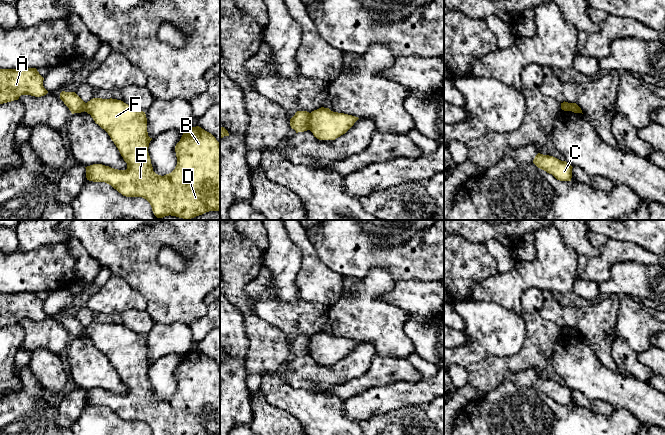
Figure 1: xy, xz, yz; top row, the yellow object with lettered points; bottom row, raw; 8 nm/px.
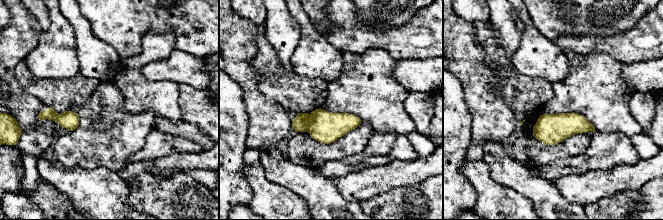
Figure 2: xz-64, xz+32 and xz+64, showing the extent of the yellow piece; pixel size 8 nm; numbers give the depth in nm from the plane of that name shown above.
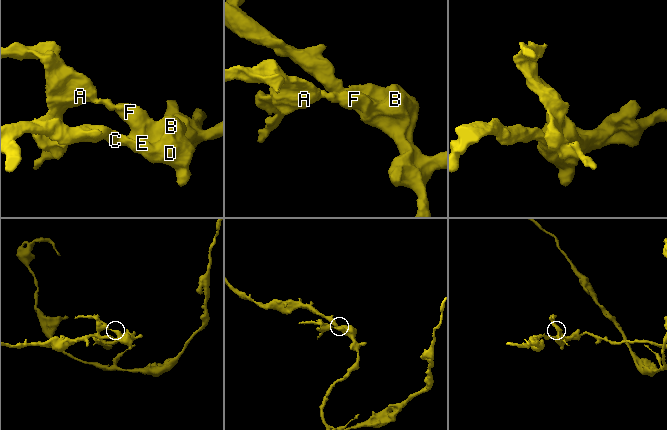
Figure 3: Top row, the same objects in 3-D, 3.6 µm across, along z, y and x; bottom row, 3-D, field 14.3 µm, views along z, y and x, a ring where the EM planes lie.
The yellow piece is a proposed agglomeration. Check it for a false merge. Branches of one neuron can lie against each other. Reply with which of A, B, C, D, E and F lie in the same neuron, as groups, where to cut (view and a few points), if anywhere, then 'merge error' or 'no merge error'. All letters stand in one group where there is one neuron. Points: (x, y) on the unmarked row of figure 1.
A / B C D E F; cut in xz along (310, 337), (308, 353); merge error

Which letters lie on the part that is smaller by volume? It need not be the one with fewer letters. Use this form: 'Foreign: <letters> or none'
Foreign: A

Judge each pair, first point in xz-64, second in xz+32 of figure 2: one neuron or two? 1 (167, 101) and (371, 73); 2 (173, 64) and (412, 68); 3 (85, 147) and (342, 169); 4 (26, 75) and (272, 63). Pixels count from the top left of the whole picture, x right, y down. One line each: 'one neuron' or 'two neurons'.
1: one neuron
2: one neuron
3: two neurons
4: one neuron

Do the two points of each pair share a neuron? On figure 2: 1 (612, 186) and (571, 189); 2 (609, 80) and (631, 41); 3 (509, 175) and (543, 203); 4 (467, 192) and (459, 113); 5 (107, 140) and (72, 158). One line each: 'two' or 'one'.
1: one
2: two
3: one
4: one
5: one

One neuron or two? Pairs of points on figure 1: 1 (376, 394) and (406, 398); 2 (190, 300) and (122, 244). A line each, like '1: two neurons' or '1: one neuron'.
1: one neuron
2: one neuron

